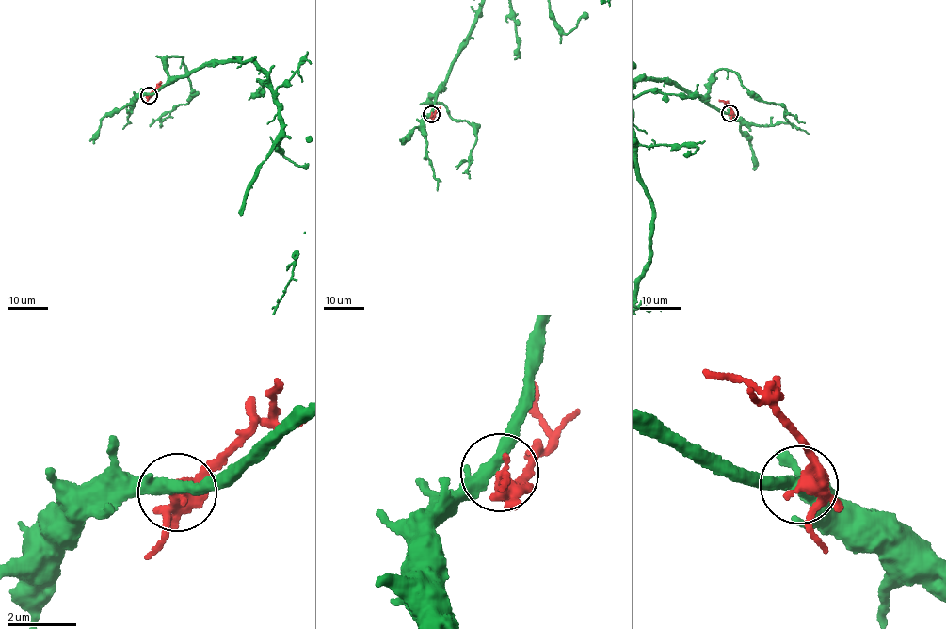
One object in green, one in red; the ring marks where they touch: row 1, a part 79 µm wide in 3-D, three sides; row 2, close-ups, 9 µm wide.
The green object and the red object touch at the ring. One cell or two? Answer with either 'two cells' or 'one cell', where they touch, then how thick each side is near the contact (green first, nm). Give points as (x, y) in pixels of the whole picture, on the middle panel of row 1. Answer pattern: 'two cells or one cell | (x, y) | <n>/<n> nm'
two cells | (431, 114) | 360/360 nm

